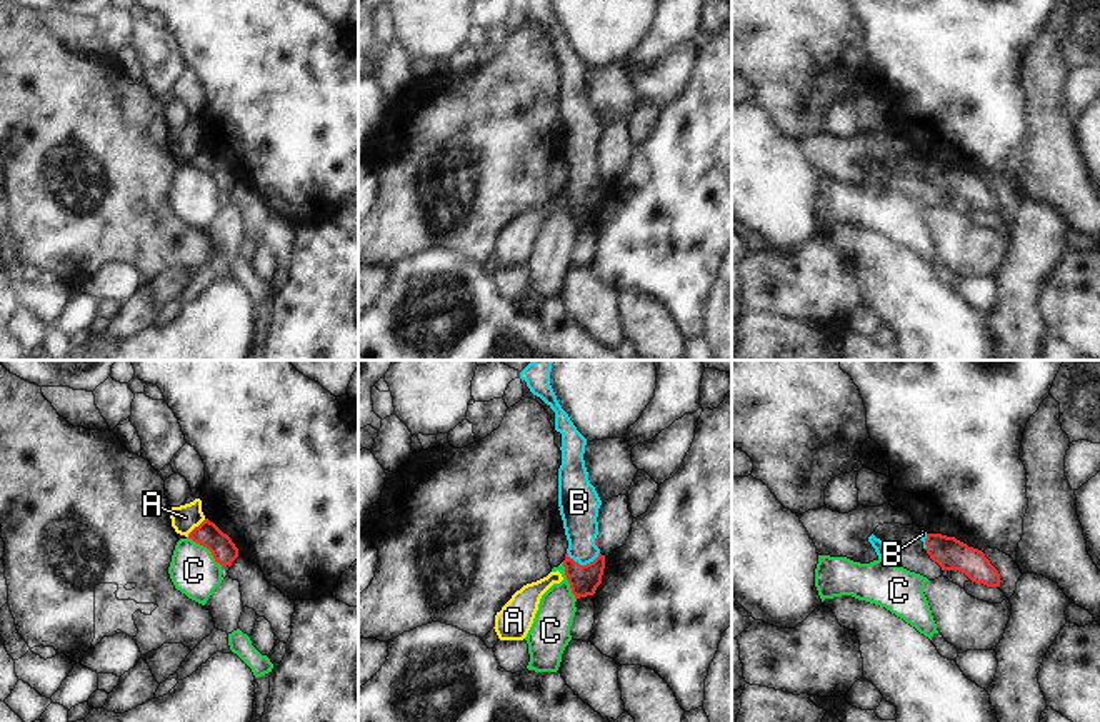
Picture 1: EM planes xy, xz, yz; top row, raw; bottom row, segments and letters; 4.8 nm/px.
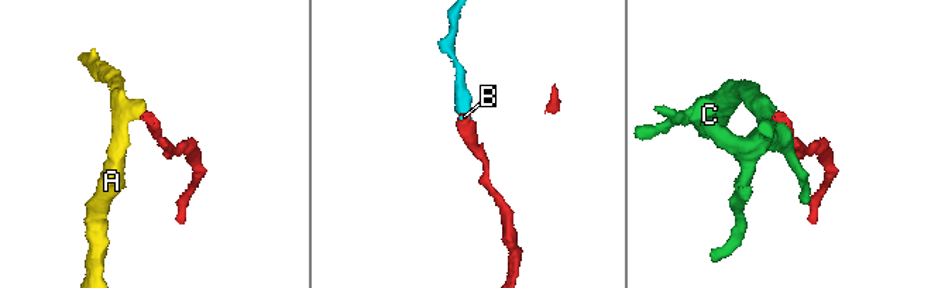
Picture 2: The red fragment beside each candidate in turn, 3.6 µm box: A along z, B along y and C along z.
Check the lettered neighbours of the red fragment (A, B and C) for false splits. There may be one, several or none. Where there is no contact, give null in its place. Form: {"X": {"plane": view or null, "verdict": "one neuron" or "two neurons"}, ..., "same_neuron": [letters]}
{"A": {"plane": "xy", "verdict": "two neurons"}, "B": {"plane": "xz", "verdict": "one neuron"}, "C": {"plane": "xy", "verdict": "two neurons"}, "same_neuron": ["B"]}

